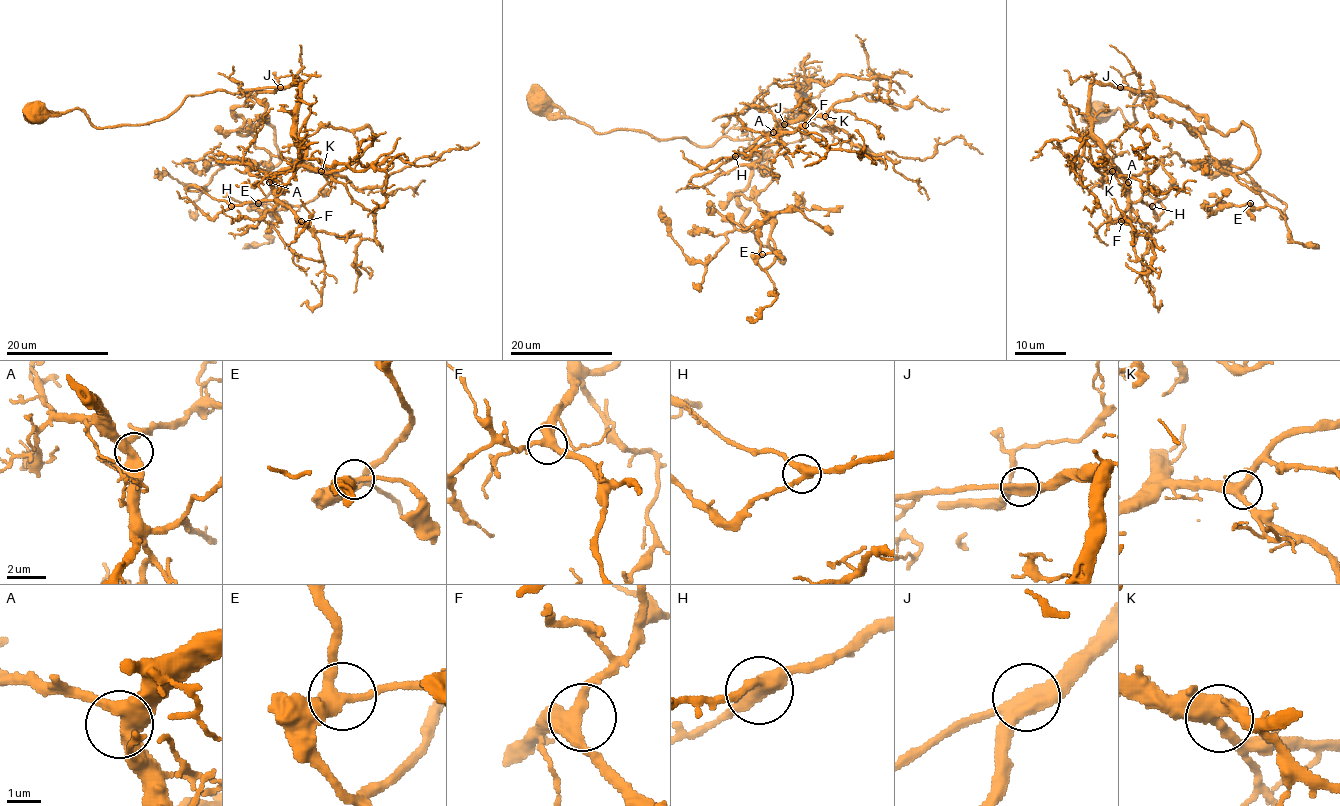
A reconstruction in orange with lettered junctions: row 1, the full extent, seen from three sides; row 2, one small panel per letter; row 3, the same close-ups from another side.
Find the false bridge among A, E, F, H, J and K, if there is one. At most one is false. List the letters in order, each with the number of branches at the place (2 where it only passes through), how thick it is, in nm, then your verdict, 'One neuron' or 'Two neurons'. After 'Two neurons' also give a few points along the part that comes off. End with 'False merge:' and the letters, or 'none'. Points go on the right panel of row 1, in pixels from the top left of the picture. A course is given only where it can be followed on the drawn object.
A: Branches: 3. Thickness 440 nm. One neuron
E: Branches: 3. Thickness 320 nm. One neuron
F: Branches: 3. Thickness 400 nm. One neuron
H: Branches: 3. Thickness 360 nm. One neuron
J: Branches: 3. Thickness 380 nm. One neuron
K: Branches: 3. Thickness 440 nm. One neuron
False merge: none

